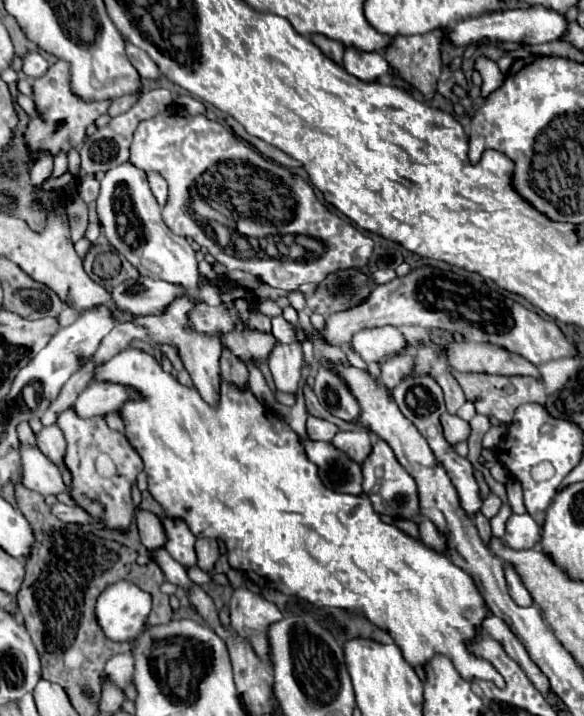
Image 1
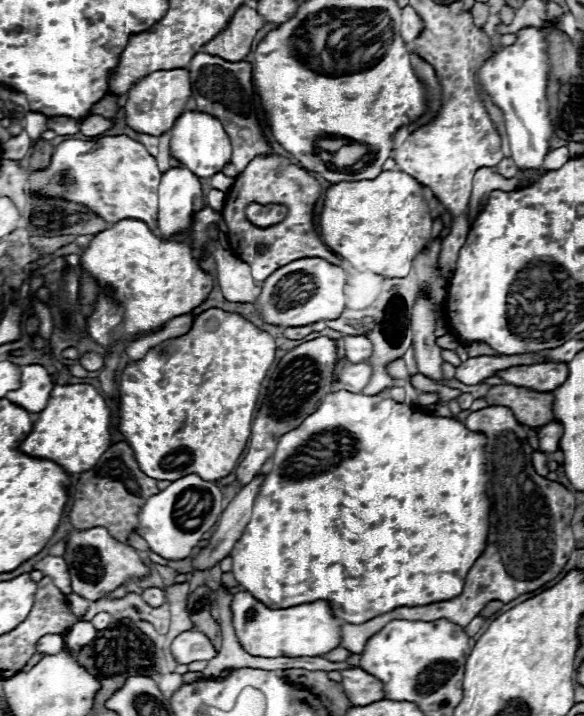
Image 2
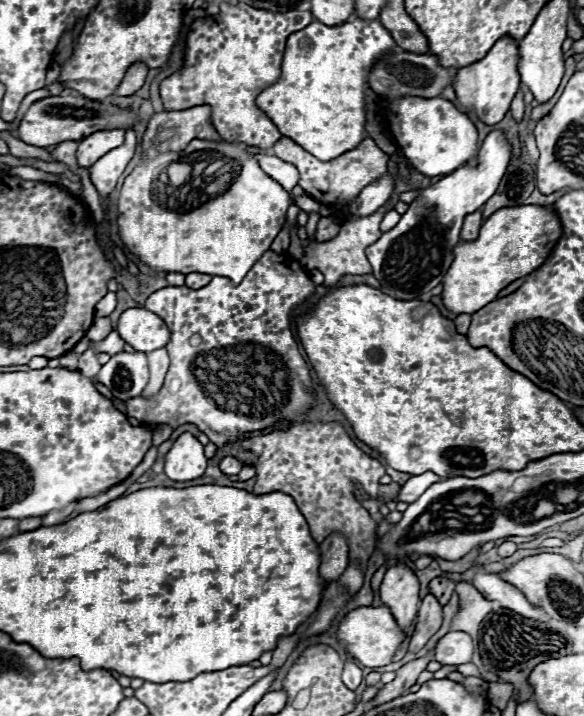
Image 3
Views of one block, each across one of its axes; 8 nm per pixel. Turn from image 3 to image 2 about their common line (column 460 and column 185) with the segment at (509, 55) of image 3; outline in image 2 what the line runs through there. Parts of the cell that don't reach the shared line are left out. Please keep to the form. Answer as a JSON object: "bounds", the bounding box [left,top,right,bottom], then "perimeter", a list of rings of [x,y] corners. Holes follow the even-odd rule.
{"bounds":[124,68,190,136],"perimeter":[[[186,68],[154,72],[130,88],[130,96],[124,106],[126,122],[136,132],[150,134],[150,136],[162,136],[174,126],[178,116],[184,112],[188,98],[190,98],[190,80],[188,80]]]}

